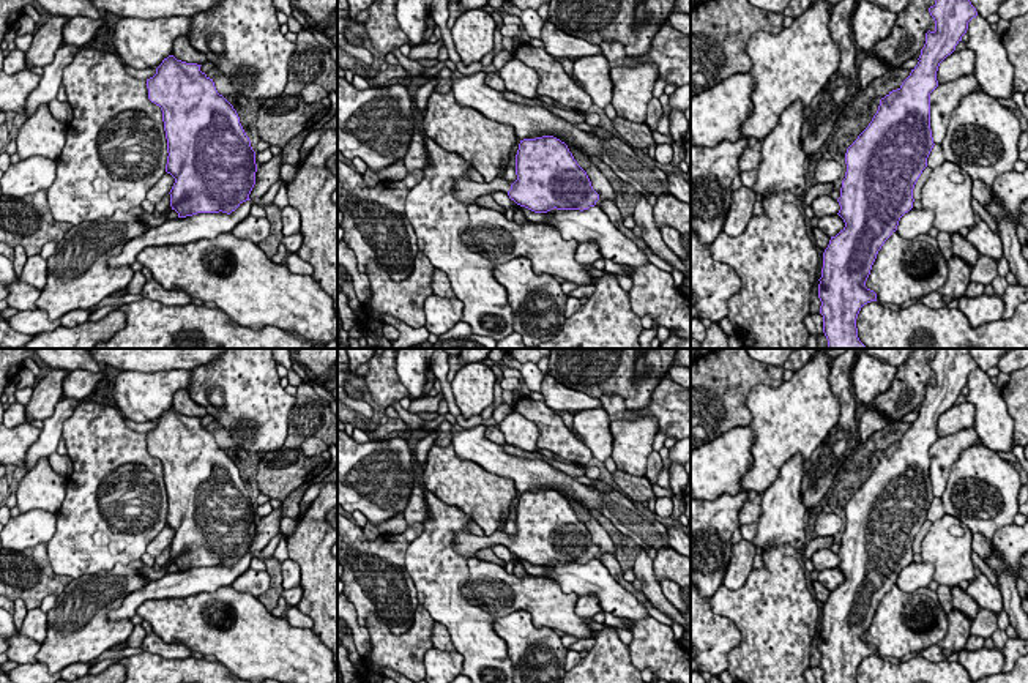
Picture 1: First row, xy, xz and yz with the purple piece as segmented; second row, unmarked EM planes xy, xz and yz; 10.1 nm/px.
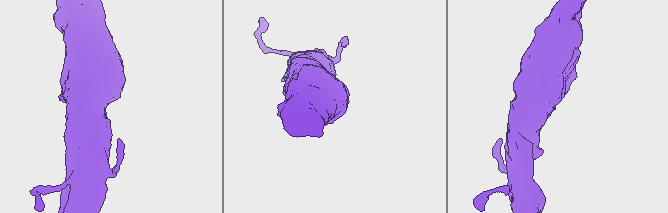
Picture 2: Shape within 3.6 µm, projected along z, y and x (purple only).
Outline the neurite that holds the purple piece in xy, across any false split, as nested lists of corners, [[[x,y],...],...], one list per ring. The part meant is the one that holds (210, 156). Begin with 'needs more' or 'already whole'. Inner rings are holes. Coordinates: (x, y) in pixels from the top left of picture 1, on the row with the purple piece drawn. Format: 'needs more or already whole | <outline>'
already whole | [[[169,55],[156,68],[156,74],[147,79],[148,99],[161,107],[167,139],[166,172],[175,178],[170,189],[170,207],[178,218],[197,213],[235,211],[243,202],[251,200],[249,194],[255,185],[255,151],[246,136],[233,106],[218,93],[213,79],[200,71],[202,65],[186,63]]]

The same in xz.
needs more | [[[553,136],[523,139],[516,155],[517,180],[511,185],[505,178],[490,183],[457,180],[456,199],[476,199],[503,191],[517,205],[534,213],[557,210],[588,210],[599,200],[587,172],[577,164],[568,145]]]

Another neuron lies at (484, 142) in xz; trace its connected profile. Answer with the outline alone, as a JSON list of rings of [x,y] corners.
[[[432,91],[421,126],[443,150],[470,161],[486,183],[494,181],[503,166],[509,166],[509,153],[519,142],[511,125],[460,106],[453,91]]]

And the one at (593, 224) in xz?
[[[598,205],[583,211],[553,208],[546,215],[550,219],[542,224],[555,227],[564,240],[594,241],[604,259],[626,267],[650,263],[643,251],[621,233]]]

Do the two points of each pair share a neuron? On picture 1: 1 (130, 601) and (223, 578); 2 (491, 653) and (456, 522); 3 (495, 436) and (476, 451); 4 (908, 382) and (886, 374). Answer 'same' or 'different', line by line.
1: same
2: same
3: different
4: different

